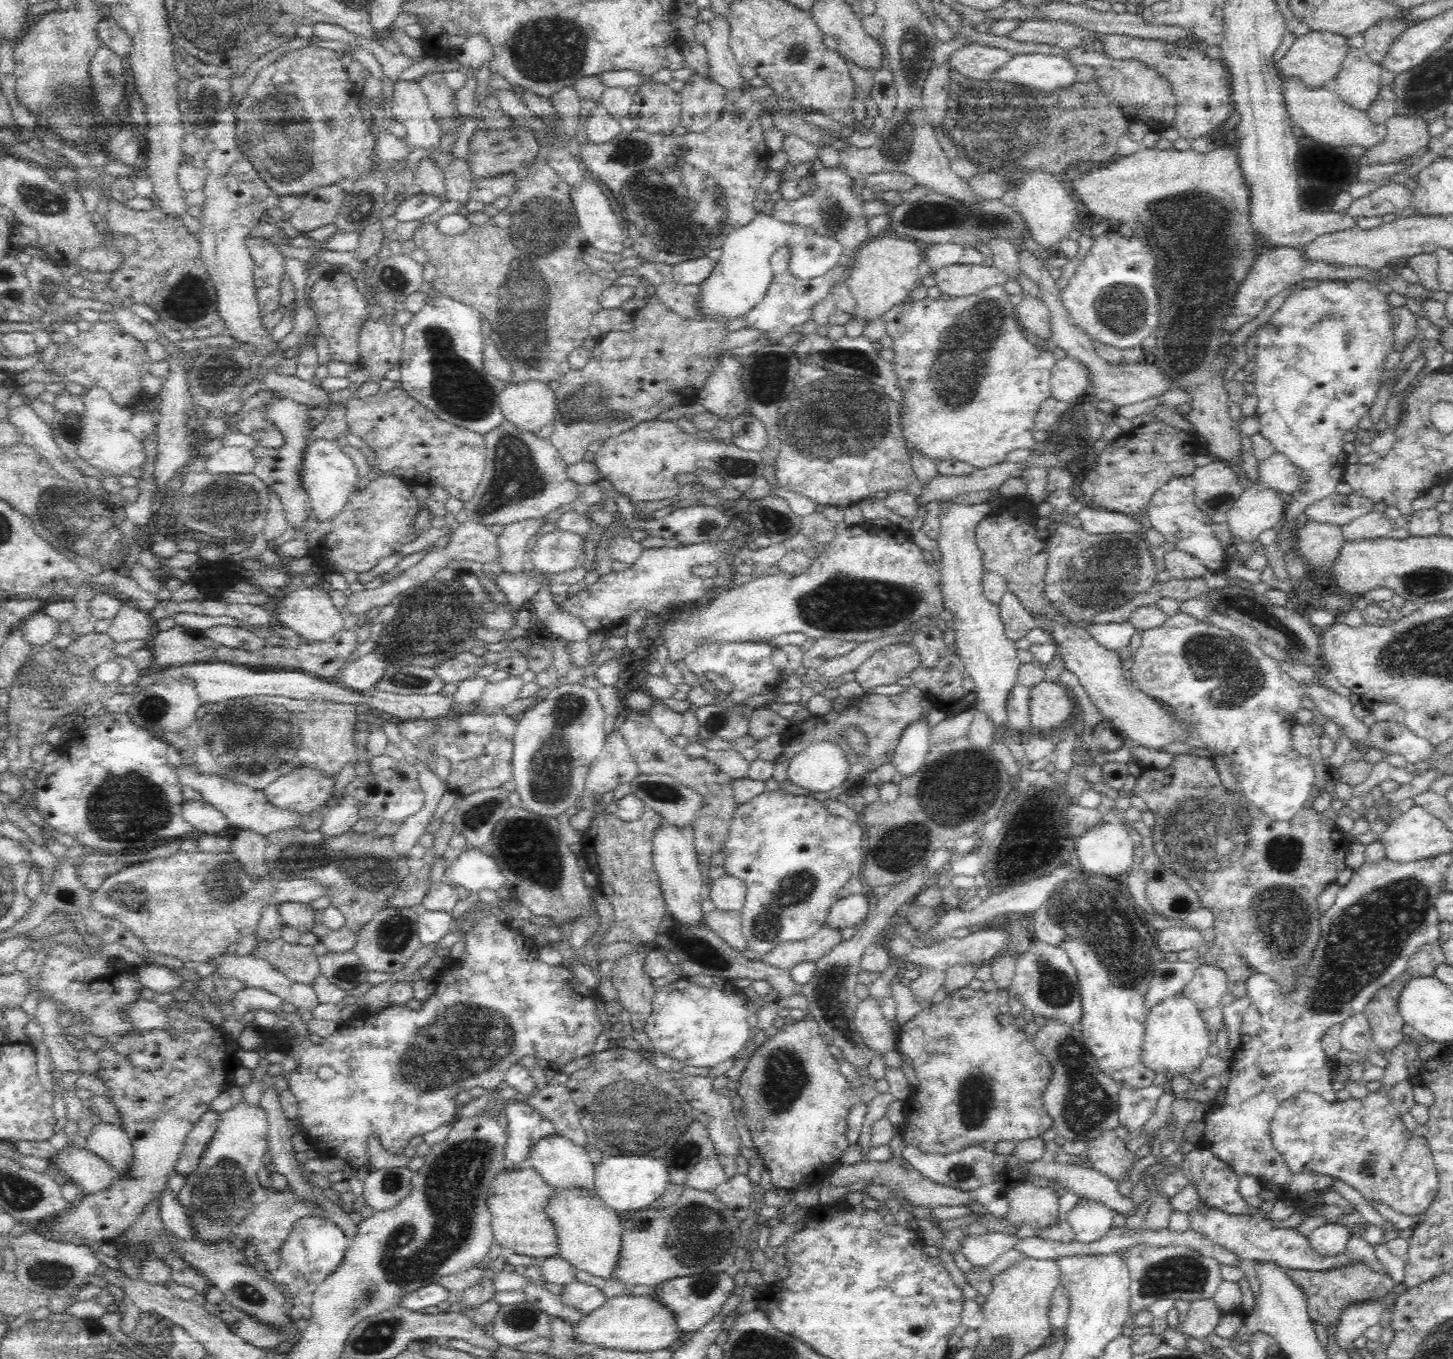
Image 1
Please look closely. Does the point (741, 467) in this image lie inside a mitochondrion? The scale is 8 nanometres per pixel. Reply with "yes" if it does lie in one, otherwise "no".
yes

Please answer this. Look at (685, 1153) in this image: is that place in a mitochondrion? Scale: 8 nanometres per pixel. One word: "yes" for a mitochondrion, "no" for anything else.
yes

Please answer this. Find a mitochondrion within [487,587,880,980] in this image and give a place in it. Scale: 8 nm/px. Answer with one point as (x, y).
(529, 845)

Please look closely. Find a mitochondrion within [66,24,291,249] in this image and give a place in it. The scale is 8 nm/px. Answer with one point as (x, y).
(102, 85)

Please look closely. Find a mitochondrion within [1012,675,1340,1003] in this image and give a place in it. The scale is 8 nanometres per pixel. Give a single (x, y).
(1203, 832)

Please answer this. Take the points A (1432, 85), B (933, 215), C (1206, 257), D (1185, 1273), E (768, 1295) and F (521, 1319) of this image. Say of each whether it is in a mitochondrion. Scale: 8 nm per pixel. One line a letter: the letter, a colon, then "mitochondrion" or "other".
A: mitochondrion
B: mitochondrion
C: mitochondrion
D: mitochondrion
E: other
F: mitochondrion

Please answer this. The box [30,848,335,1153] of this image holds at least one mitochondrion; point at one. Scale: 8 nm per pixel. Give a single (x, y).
(223, 884)

